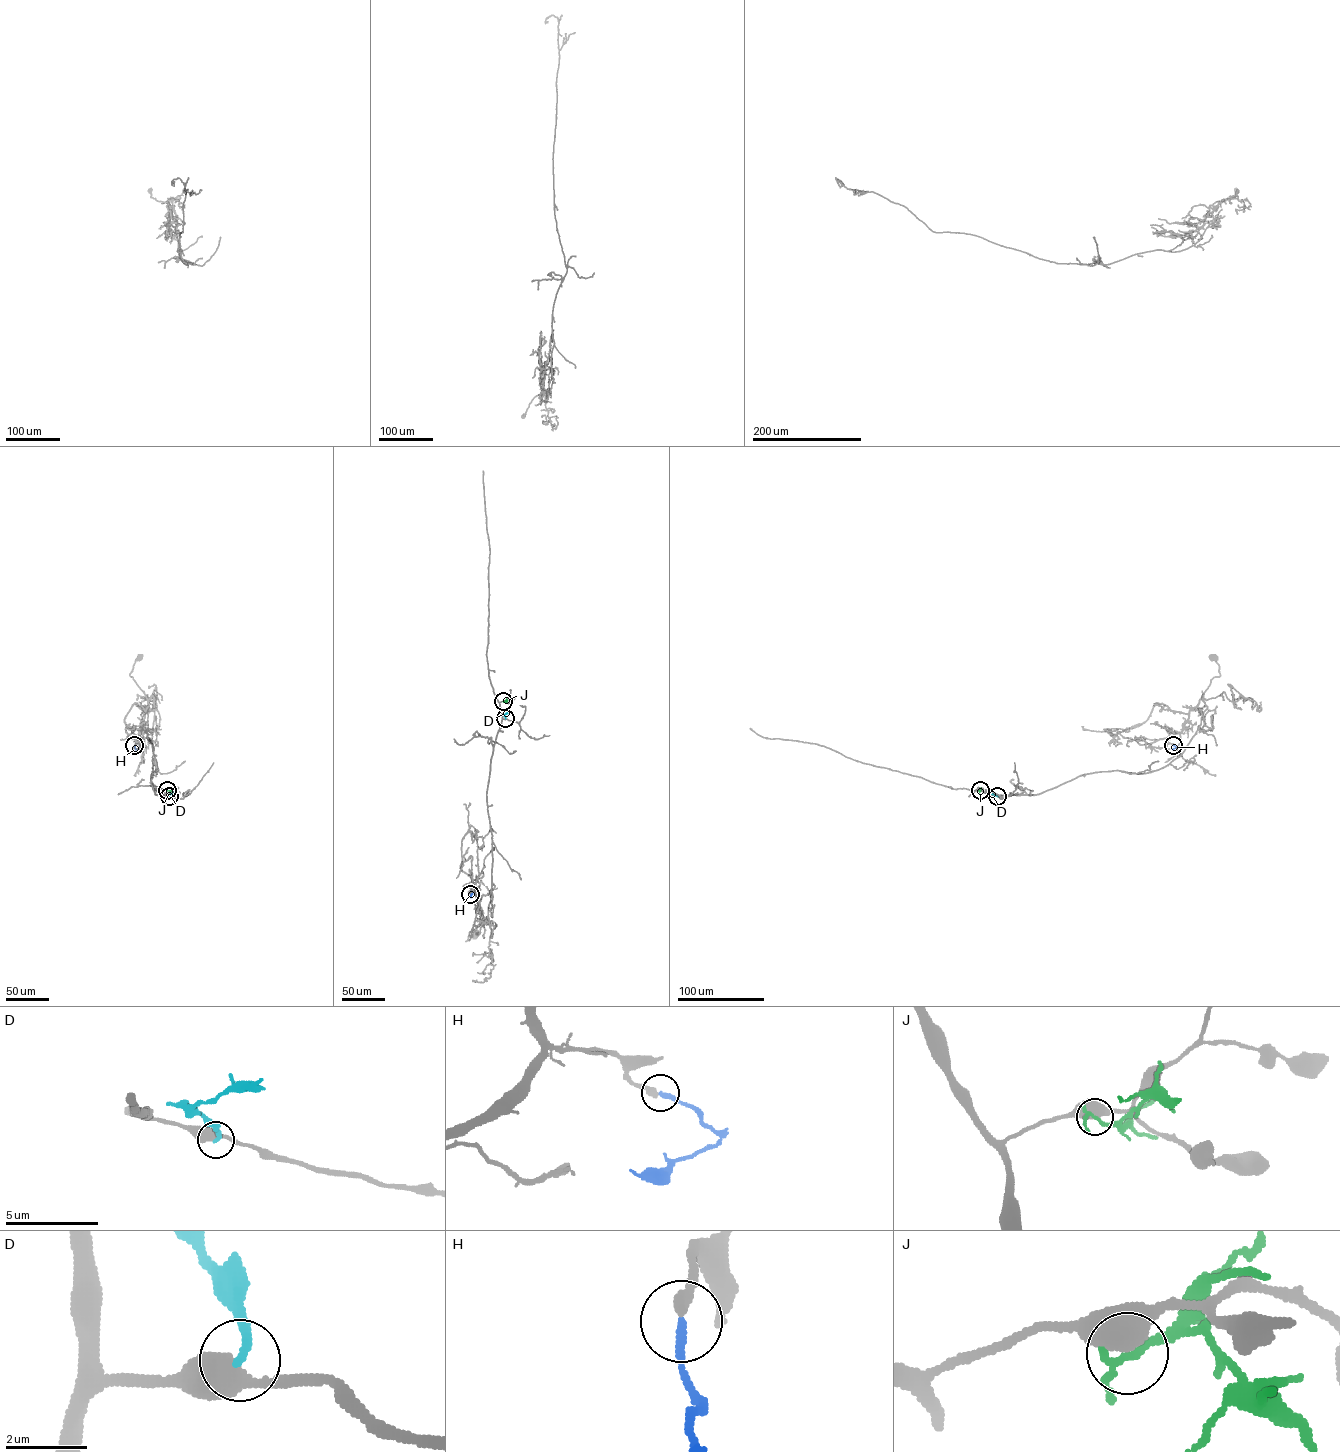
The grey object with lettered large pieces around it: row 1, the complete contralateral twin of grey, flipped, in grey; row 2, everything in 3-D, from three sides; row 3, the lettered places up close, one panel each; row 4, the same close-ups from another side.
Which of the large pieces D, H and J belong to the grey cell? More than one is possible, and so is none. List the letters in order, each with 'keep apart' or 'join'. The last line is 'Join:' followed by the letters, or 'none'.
D: keep apart
H: join
J: keep apart
Join: H

